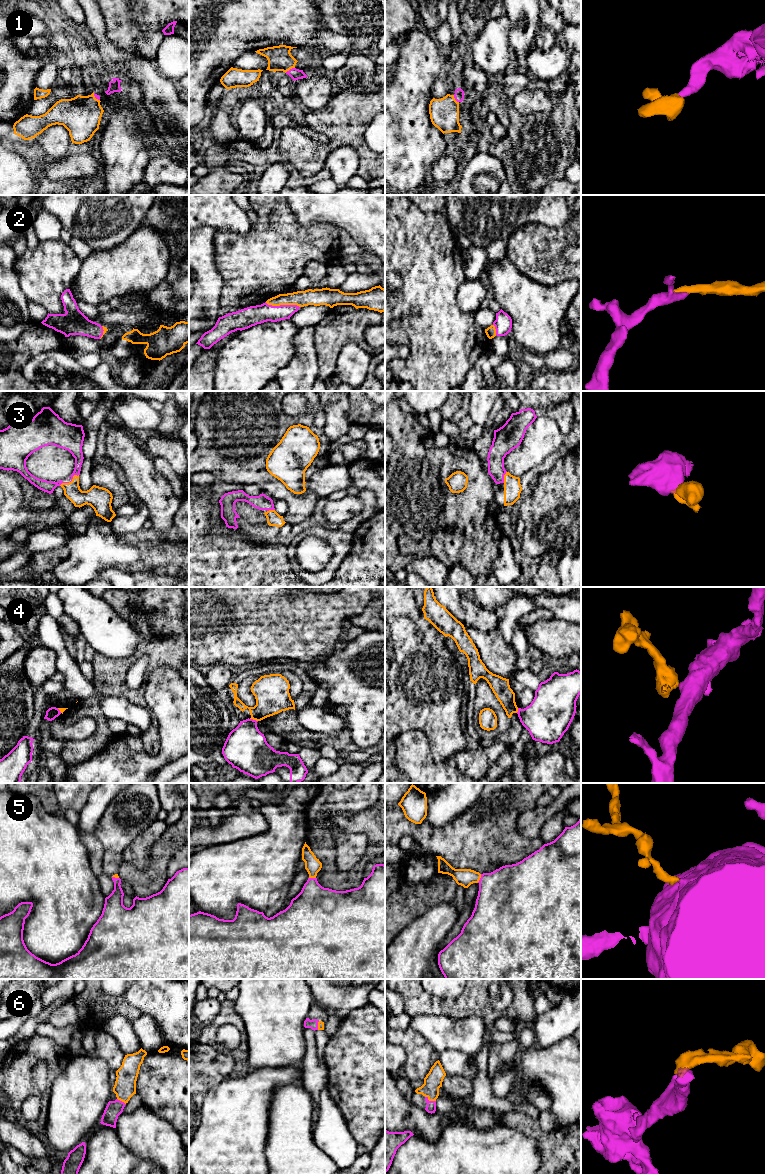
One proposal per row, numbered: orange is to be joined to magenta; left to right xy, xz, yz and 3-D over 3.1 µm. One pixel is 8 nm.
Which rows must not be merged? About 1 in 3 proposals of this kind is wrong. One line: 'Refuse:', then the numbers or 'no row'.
Refuse: 4

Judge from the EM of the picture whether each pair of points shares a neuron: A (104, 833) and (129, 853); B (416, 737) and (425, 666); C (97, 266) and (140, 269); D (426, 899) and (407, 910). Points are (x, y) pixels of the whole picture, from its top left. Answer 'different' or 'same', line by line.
A: different
B: different
C: same
D: same

